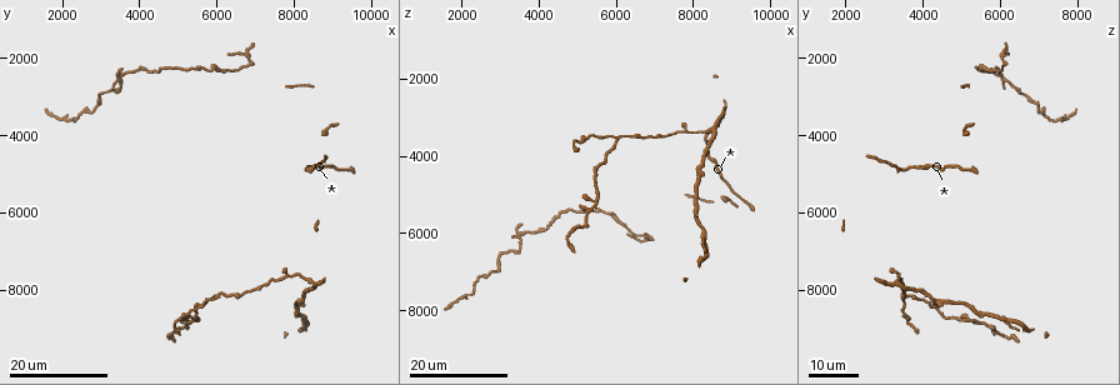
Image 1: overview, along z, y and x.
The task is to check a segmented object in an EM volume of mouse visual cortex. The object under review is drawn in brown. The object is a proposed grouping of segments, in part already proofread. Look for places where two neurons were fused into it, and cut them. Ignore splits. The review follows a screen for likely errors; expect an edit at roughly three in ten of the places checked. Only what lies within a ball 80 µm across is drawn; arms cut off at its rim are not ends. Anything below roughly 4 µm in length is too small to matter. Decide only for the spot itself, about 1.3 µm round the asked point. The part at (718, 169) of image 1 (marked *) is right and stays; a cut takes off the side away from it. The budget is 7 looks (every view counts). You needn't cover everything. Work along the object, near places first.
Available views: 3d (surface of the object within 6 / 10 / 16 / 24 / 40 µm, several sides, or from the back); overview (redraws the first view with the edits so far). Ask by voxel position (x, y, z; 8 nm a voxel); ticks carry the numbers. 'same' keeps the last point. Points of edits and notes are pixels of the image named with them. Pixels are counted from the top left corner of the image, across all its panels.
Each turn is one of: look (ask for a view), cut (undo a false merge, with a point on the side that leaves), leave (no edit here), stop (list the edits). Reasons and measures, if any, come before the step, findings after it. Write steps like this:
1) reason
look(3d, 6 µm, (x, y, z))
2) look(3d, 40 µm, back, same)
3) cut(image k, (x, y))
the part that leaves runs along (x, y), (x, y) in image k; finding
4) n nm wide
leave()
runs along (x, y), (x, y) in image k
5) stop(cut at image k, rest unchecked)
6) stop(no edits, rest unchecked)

branch point
look(3d, 24 µm, (6000, 8200, 3650))

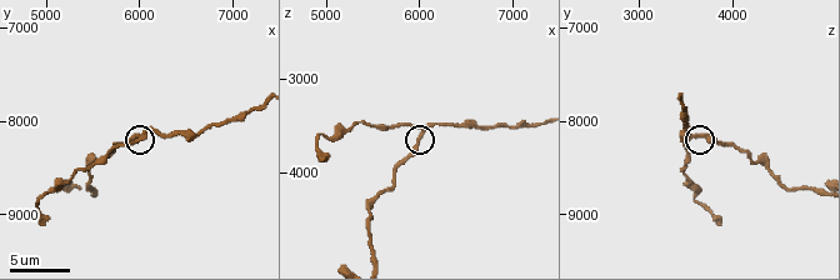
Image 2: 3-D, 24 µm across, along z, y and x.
look(3d, 10 µm, (6000, 8150, 3550))

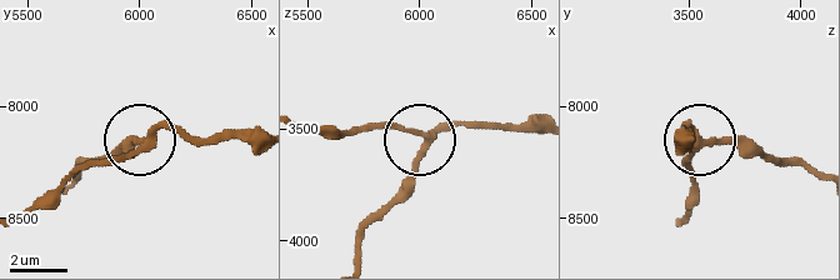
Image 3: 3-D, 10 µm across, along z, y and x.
3 arms
leave()
runs along (258, 138), (156, 131), (121, 155), (74, 171) in image 3; all the same neuron

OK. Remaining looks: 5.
thick turns thin
look(3d, 10 µm, (5600, 8400, 4200))

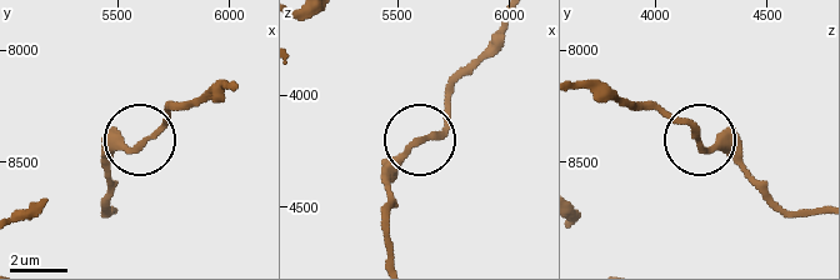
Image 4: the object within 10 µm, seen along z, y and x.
leave()
runs along (508, 23), (453, 94), (445, 123), (414, 144), (385, 185) in image 4; continuous, no second neuron

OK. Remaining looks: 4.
side arm on a straight run
look(3d, 24 µm, (3450, 2550, 6150))

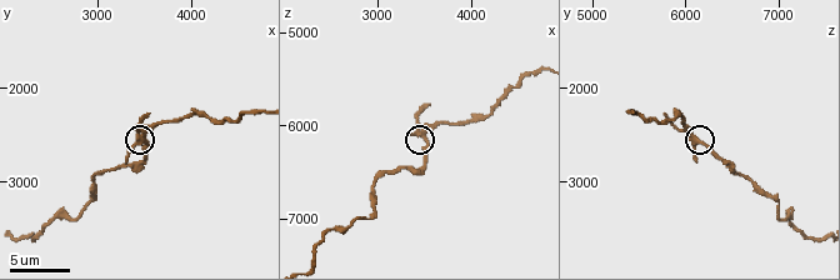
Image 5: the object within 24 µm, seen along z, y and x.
look(3d, 6 µm, (3450, 2550, 6050))

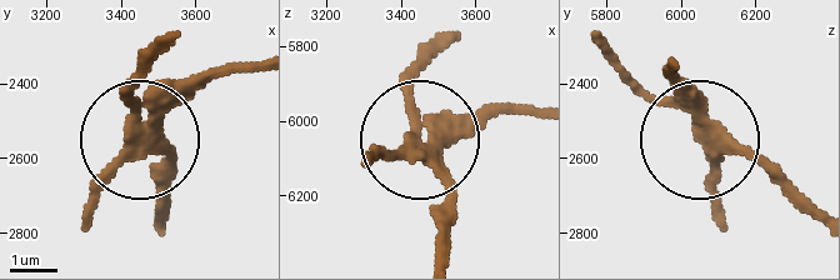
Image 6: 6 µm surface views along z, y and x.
cut(image 6, (90, 188))
the part that leaves runs along (141, 133), (129, 89), (173, 34) in image 6; two neurons meet here

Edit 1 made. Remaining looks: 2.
stop(cut at image 6, rest unchecked)

